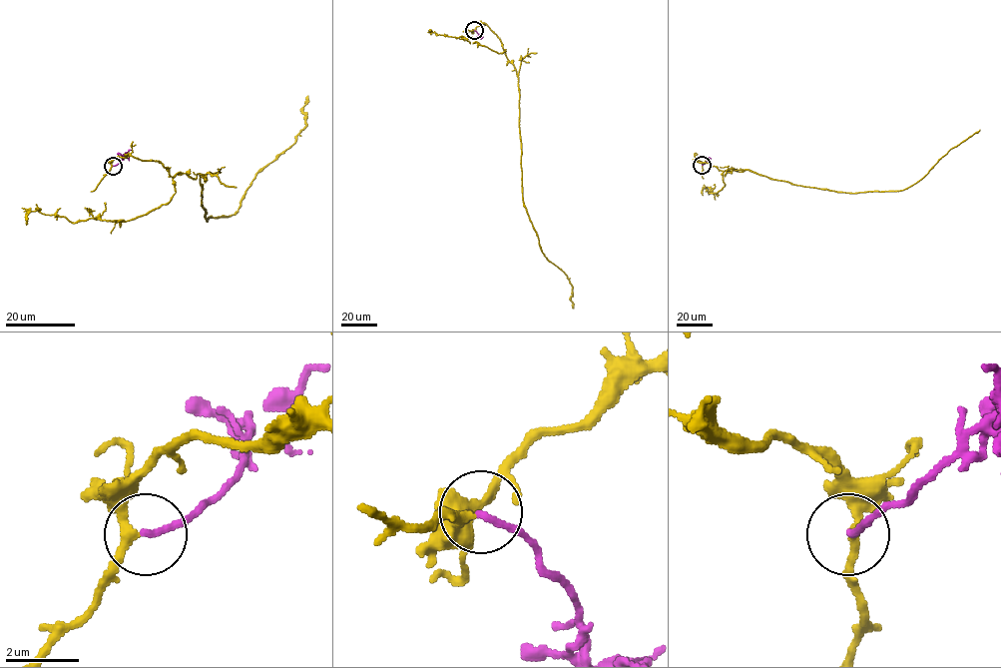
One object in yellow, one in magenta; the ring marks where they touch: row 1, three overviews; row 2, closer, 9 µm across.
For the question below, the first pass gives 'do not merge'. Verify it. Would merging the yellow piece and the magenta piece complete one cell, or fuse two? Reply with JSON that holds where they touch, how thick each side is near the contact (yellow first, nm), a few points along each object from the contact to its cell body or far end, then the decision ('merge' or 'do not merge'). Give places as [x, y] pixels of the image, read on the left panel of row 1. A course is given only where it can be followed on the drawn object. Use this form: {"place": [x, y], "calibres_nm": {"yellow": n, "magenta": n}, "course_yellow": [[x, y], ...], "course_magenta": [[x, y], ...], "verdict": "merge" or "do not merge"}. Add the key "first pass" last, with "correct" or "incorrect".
{"place": [113, 166], "calibres_nm": {"yellow": 240, "magenta": 170}, "course_yellow": [[113, 166], [129, 156], [158, 160], [172, 177], [198, 174], [207, 220], [231, 216], [305, 126], [308, 96]], "course_magenta": [[113, 166], [131, 150]], "verdict": "merge", "first pass": "incorrect"}

